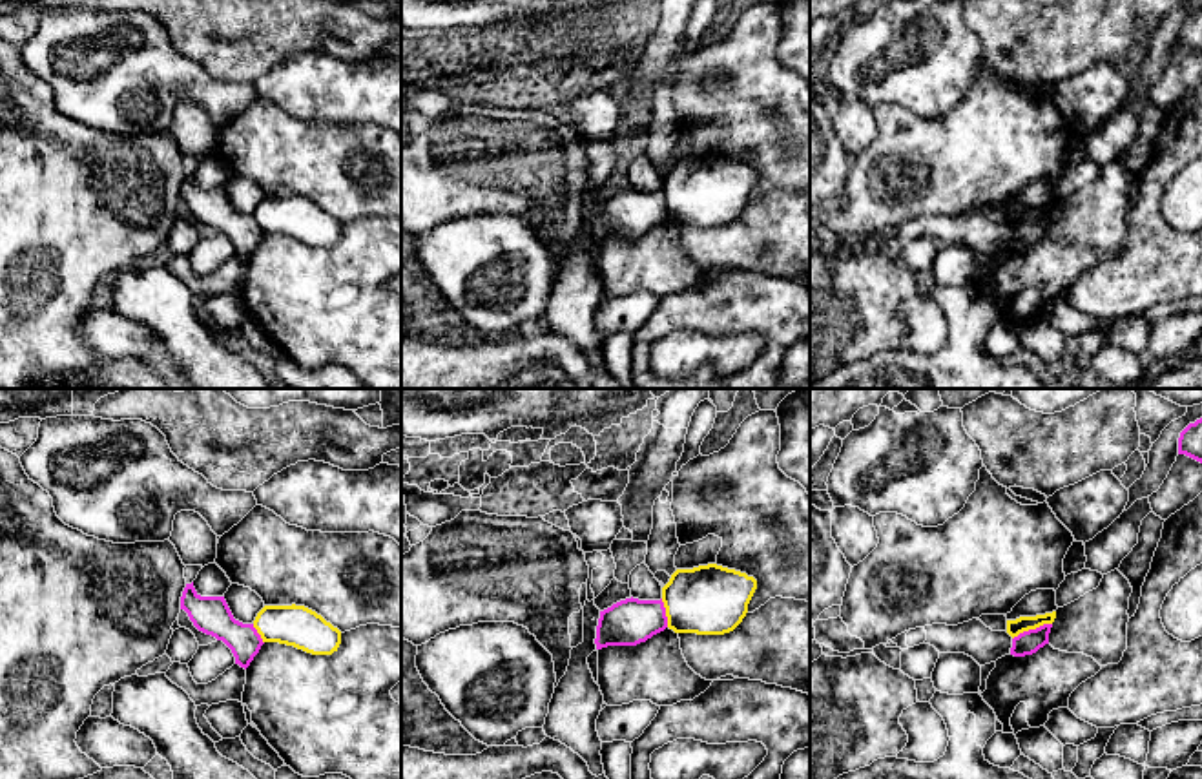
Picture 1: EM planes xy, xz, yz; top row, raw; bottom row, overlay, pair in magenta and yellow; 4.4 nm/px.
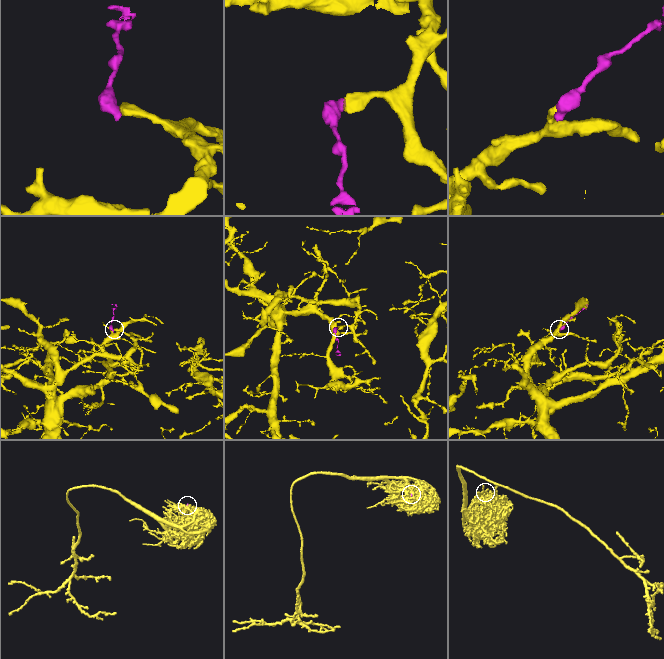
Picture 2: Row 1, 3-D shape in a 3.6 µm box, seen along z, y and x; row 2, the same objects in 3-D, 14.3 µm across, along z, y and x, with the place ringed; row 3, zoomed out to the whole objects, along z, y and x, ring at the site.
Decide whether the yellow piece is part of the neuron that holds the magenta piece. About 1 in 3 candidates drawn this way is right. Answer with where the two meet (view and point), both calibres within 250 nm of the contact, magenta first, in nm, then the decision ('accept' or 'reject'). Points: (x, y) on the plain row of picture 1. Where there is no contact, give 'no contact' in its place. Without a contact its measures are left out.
yz (1031, 221) | 110/70 nm | reject

